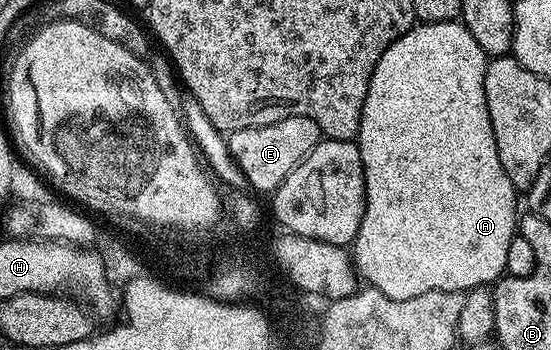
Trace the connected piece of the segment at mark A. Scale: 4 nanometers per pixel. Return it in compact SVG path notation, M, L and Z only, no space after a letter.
M452 20L439 24L419 23L396 42L392 42L392 46L384 50L380 62L376 62L376 70L372 74L368 94L364 98L360 130L356 137L364 166L366 209L352 245L352 263L359 277L369 287L382 291L392 299L415 298L416 295L429 291L467 293L471 288L493 285L506 271L508 242L512 242L516 235L520 211L518 212L518 204L514 201L514 183L508 178L504 166L500 166L500 154L496 150L496 138L492 134L492 122L488 118L488 106L484 98L484 74L487 63L487 54L480 50L480 46L476 46L476 38L468 34L463 24Z

